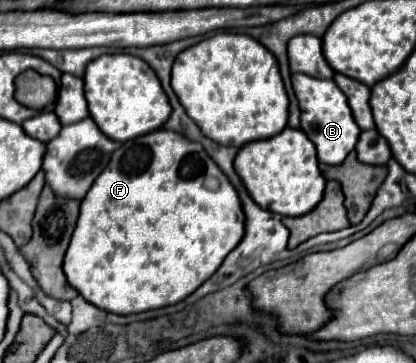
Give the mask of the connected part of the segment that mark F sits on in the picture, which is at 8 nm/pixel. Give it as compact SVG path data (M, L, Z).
M158 129L122 143L106 171L98 175L86 193L64 257L64 273L88 303L116 315L142 313L174 305L194 293L210 279L242 237L244 213L228 177L206 155L200 143L188 141L180 133Z

